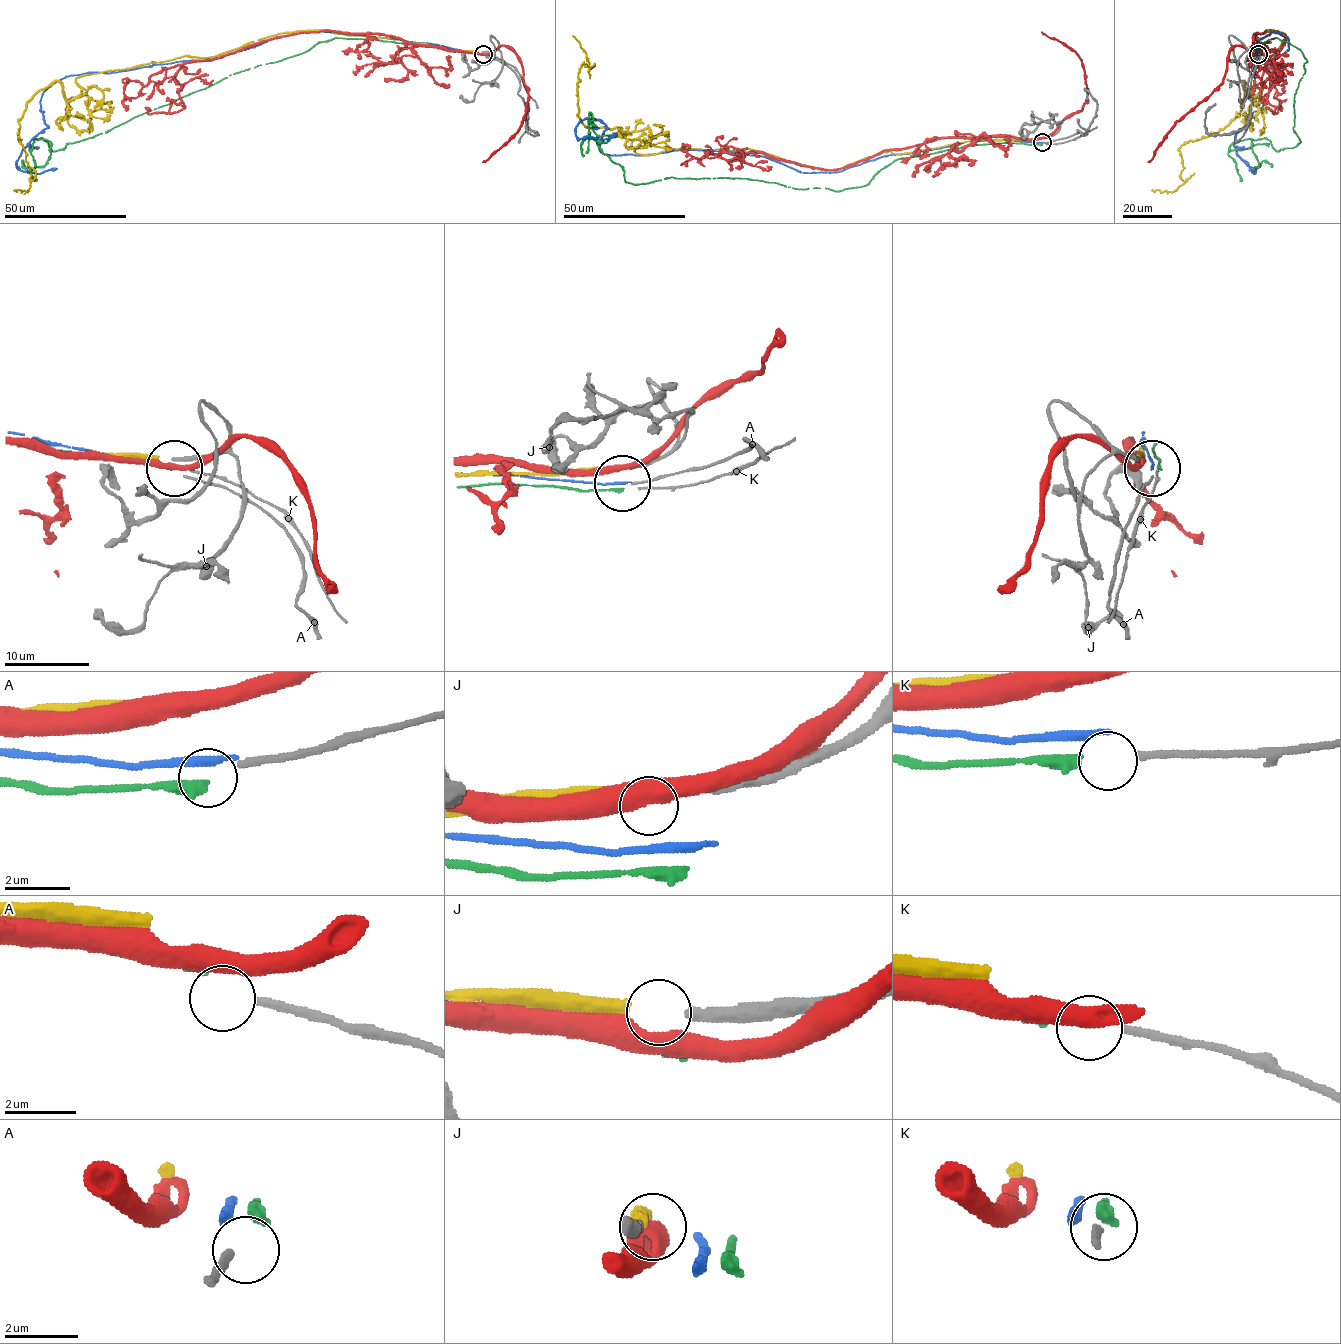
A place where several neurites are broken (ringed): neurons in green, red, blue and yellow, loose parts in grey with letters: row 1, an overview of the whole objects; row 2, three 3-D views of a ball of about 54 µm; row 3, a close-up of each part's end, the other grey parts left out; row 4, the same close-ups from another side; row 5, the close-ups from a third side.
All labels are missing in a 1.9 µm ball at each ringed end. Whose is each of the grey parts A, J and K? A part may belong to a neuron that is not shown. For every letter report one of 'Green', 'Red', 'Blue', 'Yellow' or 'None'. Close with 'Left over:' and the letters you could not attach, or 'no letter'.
A: None
J: Yellow
K: Green
Left over: A

